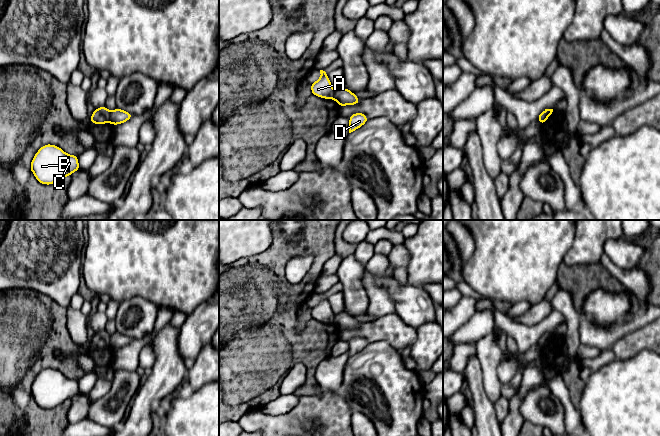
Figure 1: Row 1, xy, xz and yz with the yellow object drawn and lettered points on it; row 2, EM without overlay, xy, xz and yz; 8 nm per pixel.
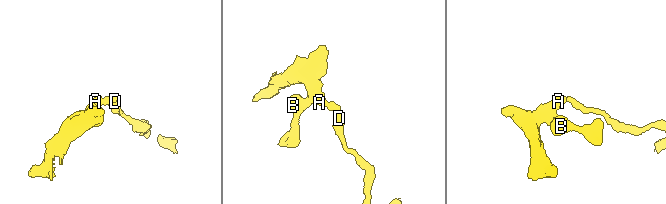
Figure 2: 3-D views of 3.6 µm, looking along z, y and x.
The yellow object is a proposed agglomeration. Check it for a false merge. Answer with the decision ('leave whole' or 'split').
split

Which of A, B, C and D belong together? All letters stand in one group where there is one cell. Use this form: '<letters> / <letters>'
A B C / D

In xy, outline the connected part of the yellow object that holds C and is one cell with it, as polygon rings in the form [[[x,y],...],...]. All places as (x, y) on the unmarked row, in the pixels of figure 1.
[[[52,368],[39,372],[29,391],[36,404],[45,409],[55,408],[73,396],[80,395],[78,379],[69,379]]]

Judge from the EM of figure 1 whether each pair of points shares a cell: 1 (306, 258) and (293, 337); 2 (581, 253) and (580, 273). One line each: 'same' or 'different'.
1: different
2: different

